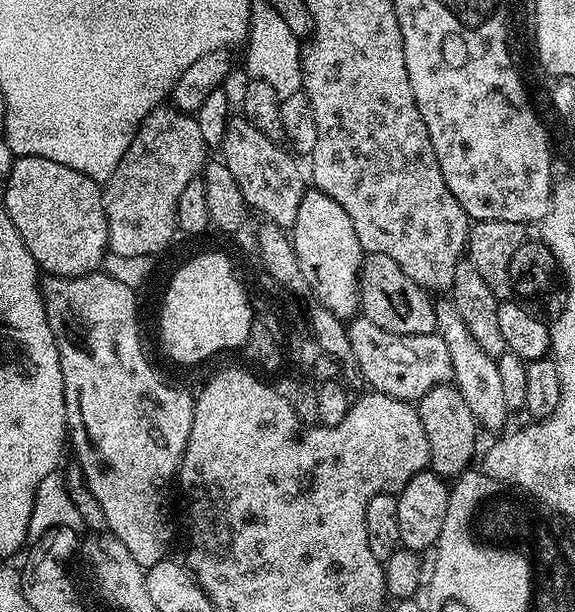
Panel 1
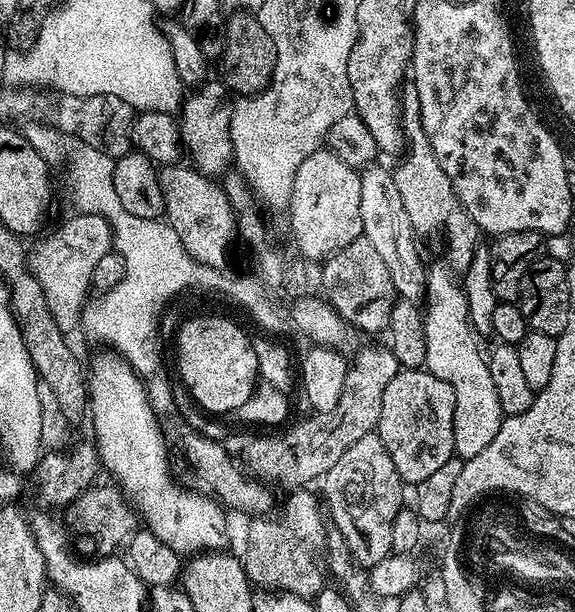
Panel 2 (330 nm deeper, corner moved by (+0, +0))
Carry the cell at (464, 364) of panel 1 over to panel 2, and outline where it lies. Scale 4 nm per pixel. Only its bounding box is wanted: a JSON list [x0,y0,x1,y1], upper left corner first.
[360,166,428,301]

